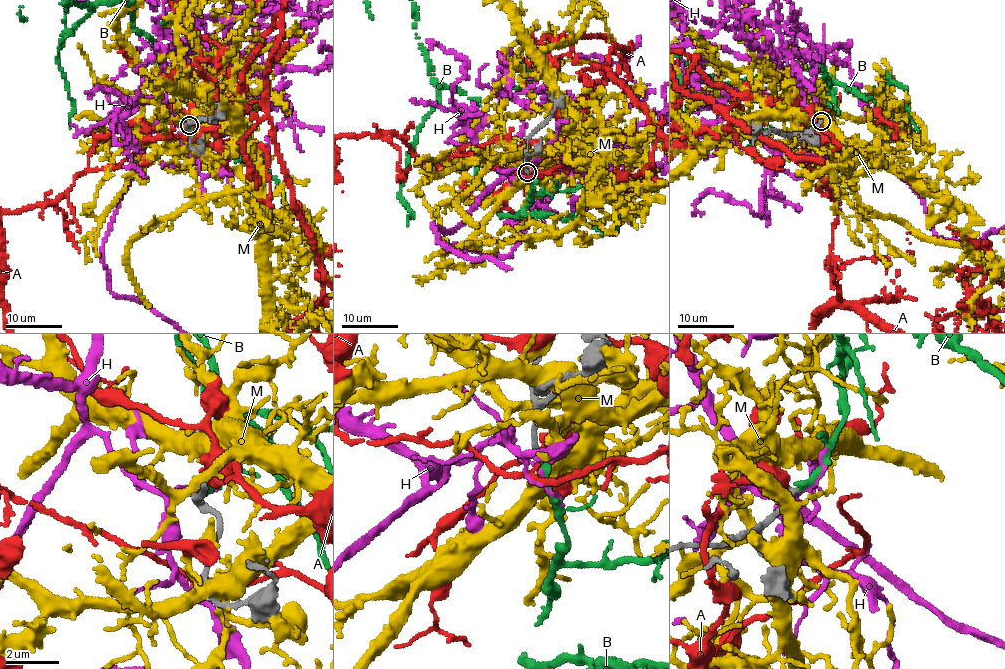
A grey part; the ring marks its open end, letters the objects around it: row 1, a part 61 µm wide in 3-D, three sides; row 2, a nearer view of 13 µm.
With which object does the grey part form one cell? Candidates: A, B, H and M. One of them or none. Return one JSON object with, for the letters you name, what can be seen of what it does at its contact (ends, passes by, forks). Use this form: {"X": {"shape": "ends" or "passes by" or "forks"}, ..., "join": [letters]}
{"B": {"shape": "ends"}, "join": ["B"]}

